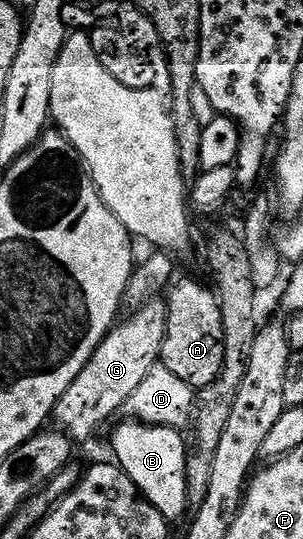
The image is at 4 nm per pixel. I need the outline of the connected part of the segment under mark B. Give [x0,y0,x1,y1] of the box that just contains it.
[113,419,189,522]

